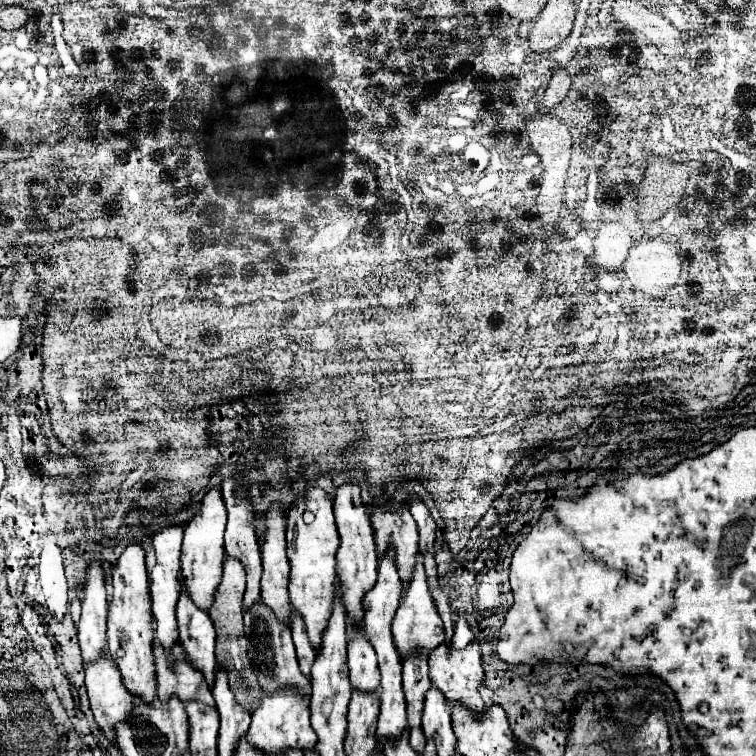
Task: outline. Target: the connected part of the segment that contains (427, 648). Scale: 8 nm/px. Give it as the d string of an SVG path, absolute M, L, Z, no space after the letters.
M418 554L412 582L402 592L400 606L398 606L394 622L392 622L392 632L394 632L394 644L400 650L398 652L400 660L406 660L406 656L416 656L418 652L430 654L438 644L444 642L444 626L442 626L442 620L440 620L438 612L436 612L434 600L432 600L432 596L428 592L428 582L426 582L424 566L422 566L422 554Z

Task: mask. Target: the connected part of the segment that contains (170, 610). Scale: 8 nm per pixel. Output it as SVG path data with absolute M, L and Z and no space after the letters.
M172 526L172 528L166 528L158 534L154 534L152 544L154 544L154 552L156 552L156 566L150 572L150 578L152 578L150 594L152 594L152 612L158 622L156 640L158 640L158 644L162 644L162 648L170 648L170 644L174 644L174 640L178 640L178 622L176 622L174 608L178 604L178 592L182 592L182 588L178 588L182 526Z

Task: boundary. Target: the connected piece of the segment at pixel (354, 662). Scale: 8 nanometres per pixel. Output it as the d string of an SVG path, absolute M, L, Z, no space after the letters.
M350 626L348 630L348 668L352 688L362 688L362 692L378 690L378 662L372 644L366 640L362 628Z

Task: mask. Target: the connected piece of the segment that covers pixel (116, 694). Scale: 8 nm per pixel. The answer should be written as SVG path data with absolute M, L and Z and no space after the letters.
M108 654L86 666L86 690L100 732L116 746L114 728L130 716L134 696L126 692L118 666L108 658Z

